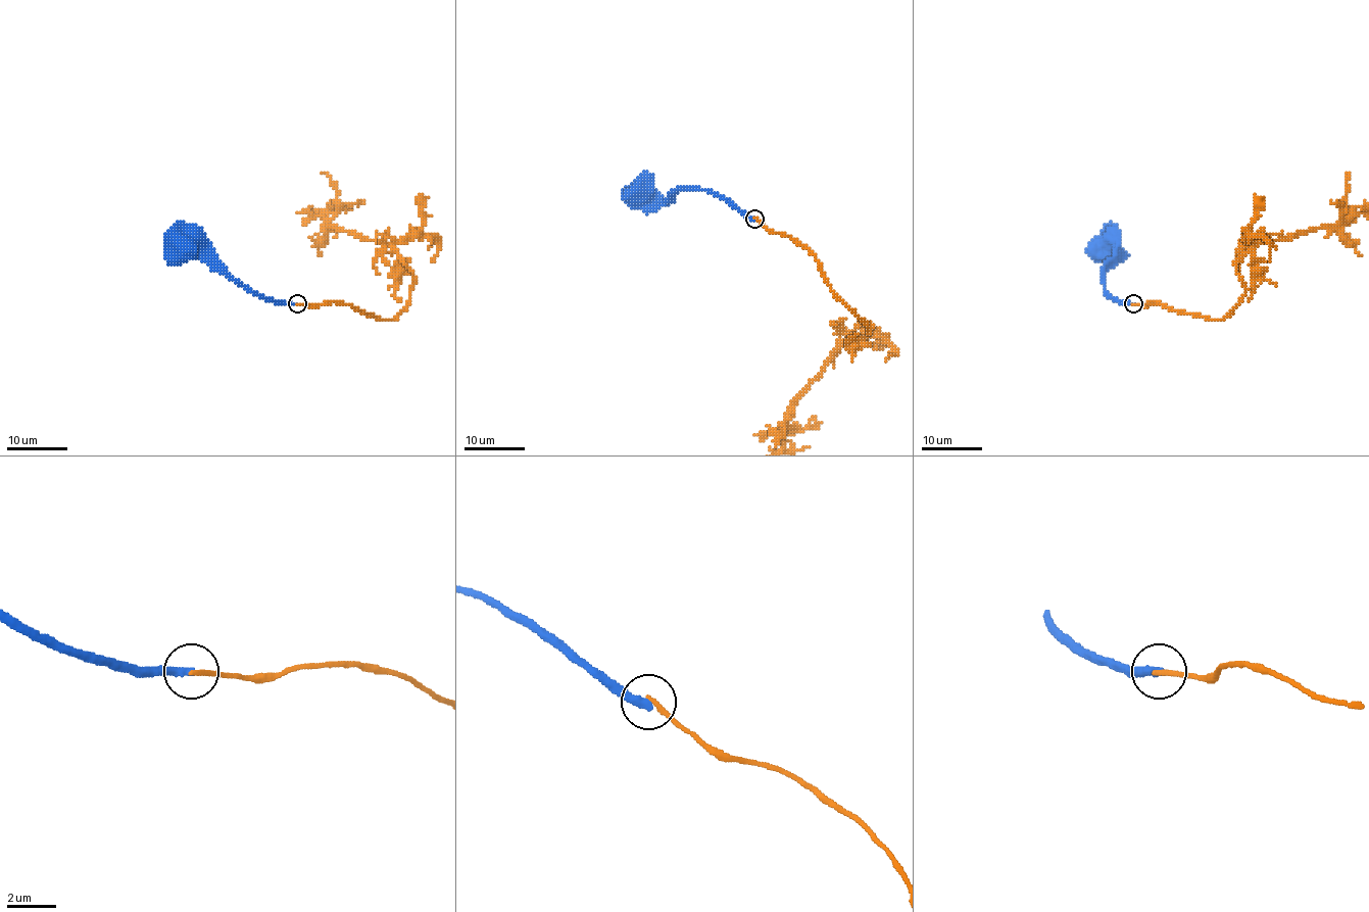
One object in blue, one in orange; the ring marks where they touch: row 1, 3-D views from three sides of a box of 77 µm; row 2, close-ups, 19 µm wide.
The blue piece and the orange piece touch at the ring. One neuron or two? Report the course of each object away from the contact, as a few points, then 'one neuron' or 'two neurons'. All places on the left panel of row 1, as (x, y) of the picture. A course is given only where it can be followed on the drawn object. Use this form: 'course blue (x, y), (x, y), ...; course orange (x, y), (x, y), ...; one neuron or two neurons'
course blue (297, 303), (278, 303), (245, 289), (198, 253), (180, 257), (175, 253), (180, 250); two neurons

